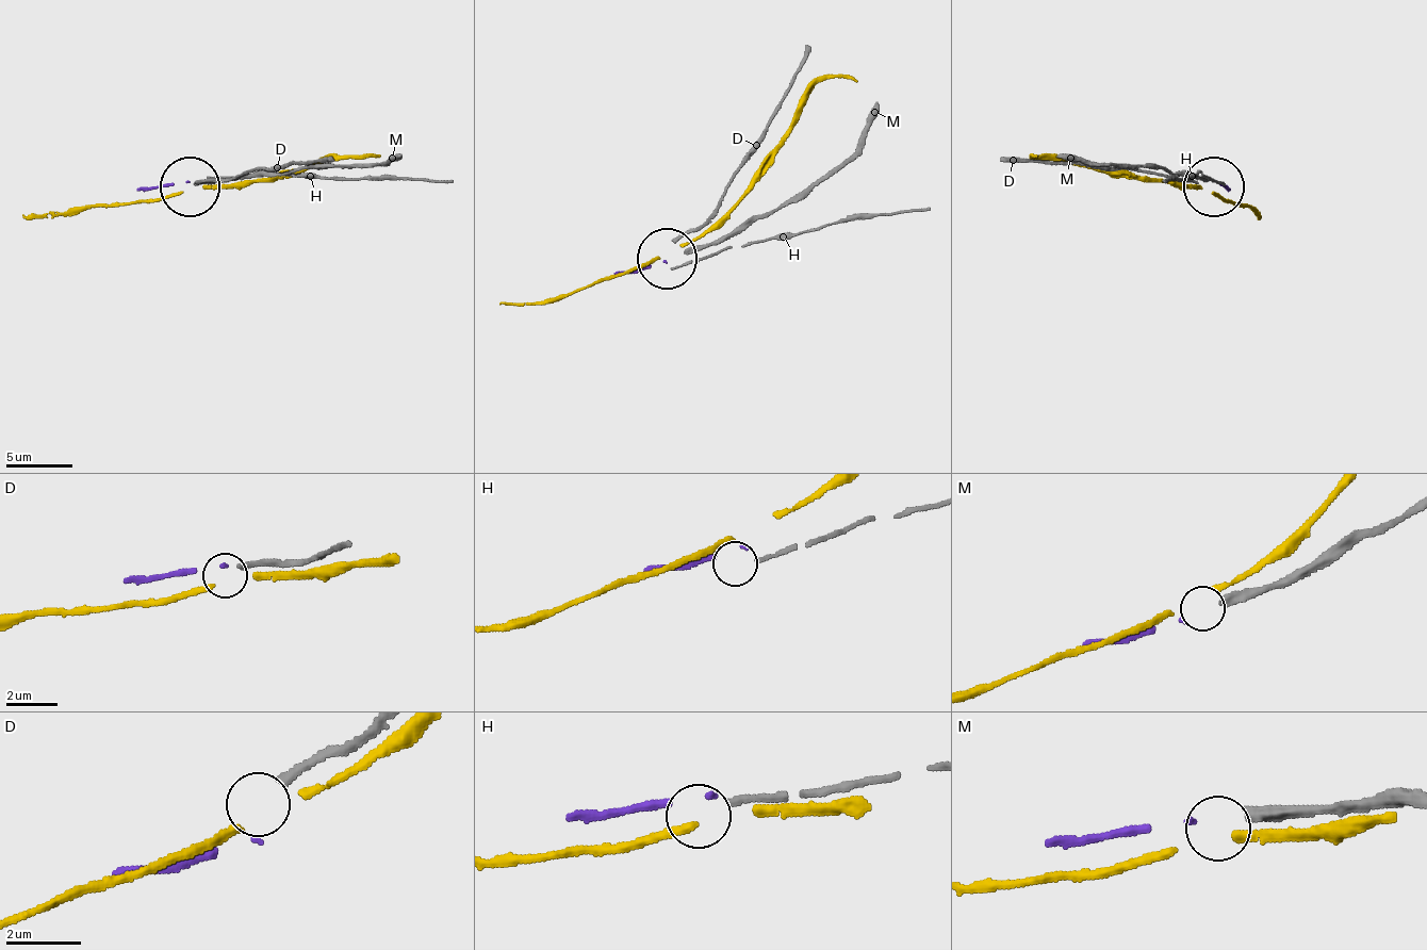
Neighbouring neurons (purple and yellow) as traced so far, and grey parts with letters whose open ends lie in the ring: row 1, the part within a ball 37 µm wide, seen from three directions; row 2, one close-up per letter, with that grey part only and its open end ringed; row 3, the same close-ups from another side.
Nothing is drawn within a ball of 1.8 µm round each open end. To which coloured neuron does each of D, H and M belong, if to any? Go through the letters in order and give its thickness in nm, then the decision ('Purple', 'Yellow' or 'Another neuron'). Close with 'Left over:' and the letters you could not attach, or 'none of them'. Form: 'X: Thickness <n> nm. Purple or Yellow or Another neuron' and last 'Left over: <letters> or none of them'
D: Thickness 200 nm. Another neuron
H: Thickness 160 nm. Another neuron
M: Thickness 360 nm. Purple
Left over: D, H

